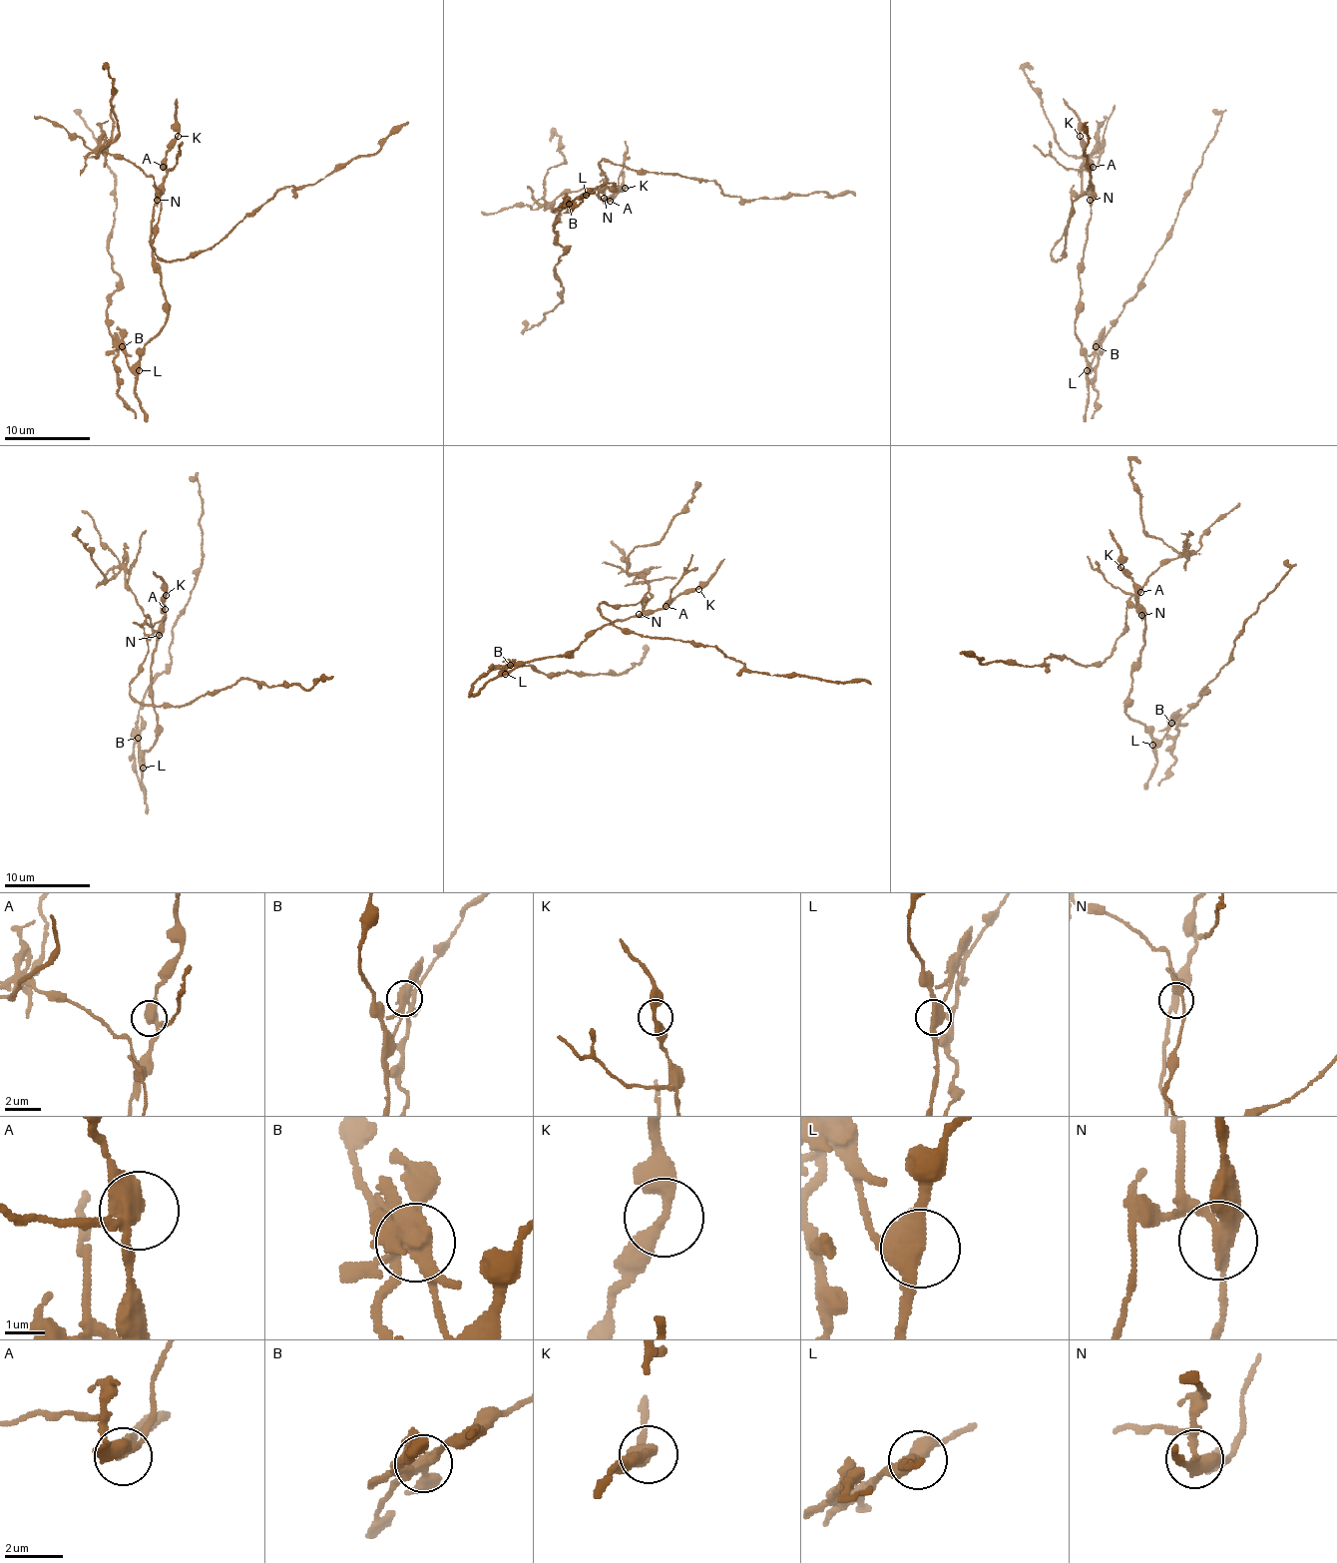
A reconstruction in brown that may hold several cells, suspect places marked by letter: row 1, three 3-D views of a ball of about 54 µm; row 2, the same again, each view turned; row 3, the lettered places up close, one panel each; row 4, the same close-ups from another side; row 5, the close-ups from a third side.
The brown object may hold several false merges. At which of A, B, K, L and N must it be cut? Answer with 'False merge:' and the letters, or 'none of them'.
False merge: B, N

